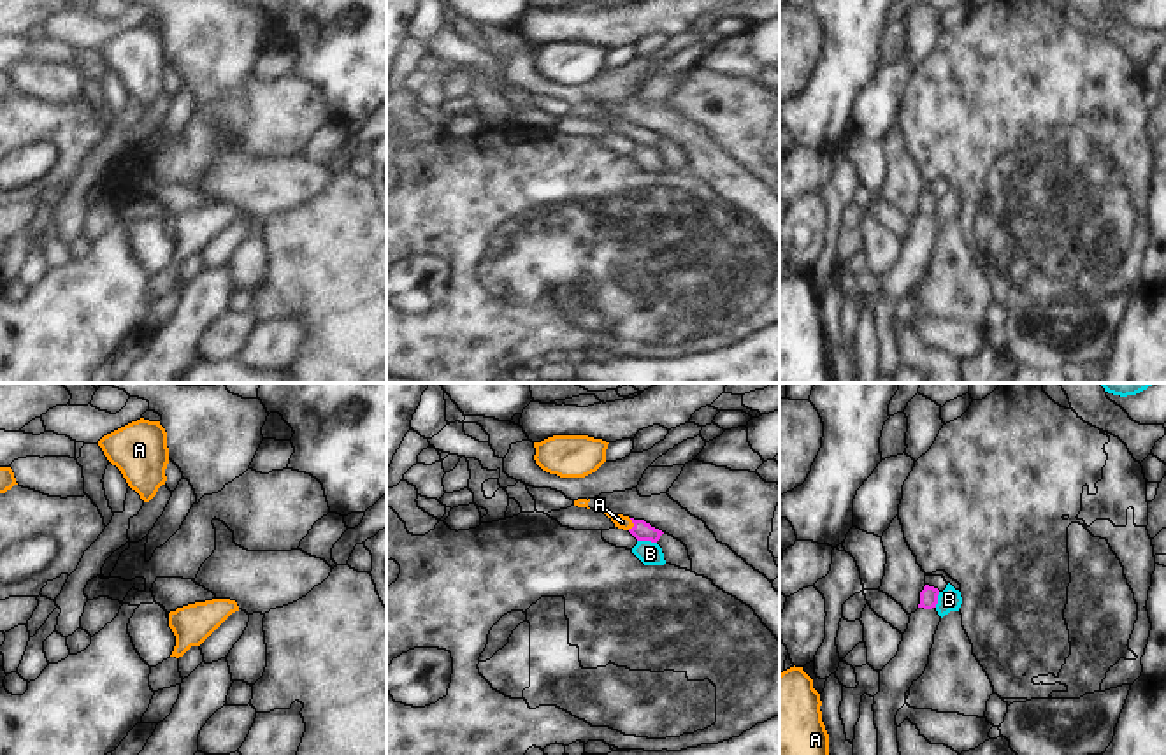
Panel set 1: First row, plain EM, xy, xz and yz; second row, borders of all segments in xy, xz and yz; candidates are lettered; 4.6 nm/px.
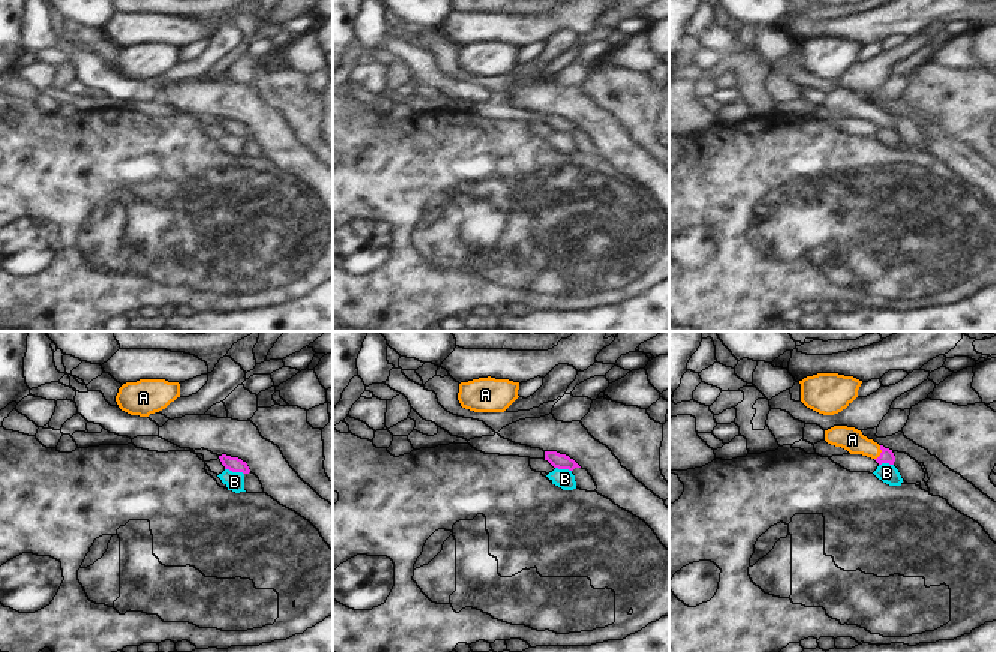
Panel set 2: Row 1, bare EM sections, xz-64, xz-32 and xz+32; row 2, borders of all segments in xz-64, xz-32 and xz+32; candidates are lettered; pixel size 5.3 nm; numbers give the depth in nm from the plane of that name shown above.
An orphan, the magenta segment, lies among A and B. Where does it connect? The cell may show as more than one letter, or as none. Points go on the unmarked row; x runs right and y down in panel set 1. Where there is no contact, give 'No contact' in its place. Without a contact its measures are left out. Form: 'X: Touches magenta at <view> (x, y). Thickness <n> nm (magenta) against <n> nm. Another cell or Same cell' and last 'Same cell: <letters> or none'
A: Touches magenta at xz (634, 132). Thickness 90 nm (magenta) against 60 nm. Same cell
B: Touches magenta at xz (647, 146). Thickness 90 nm (magenta) against 110 nm. Another cell
Same cell: A

